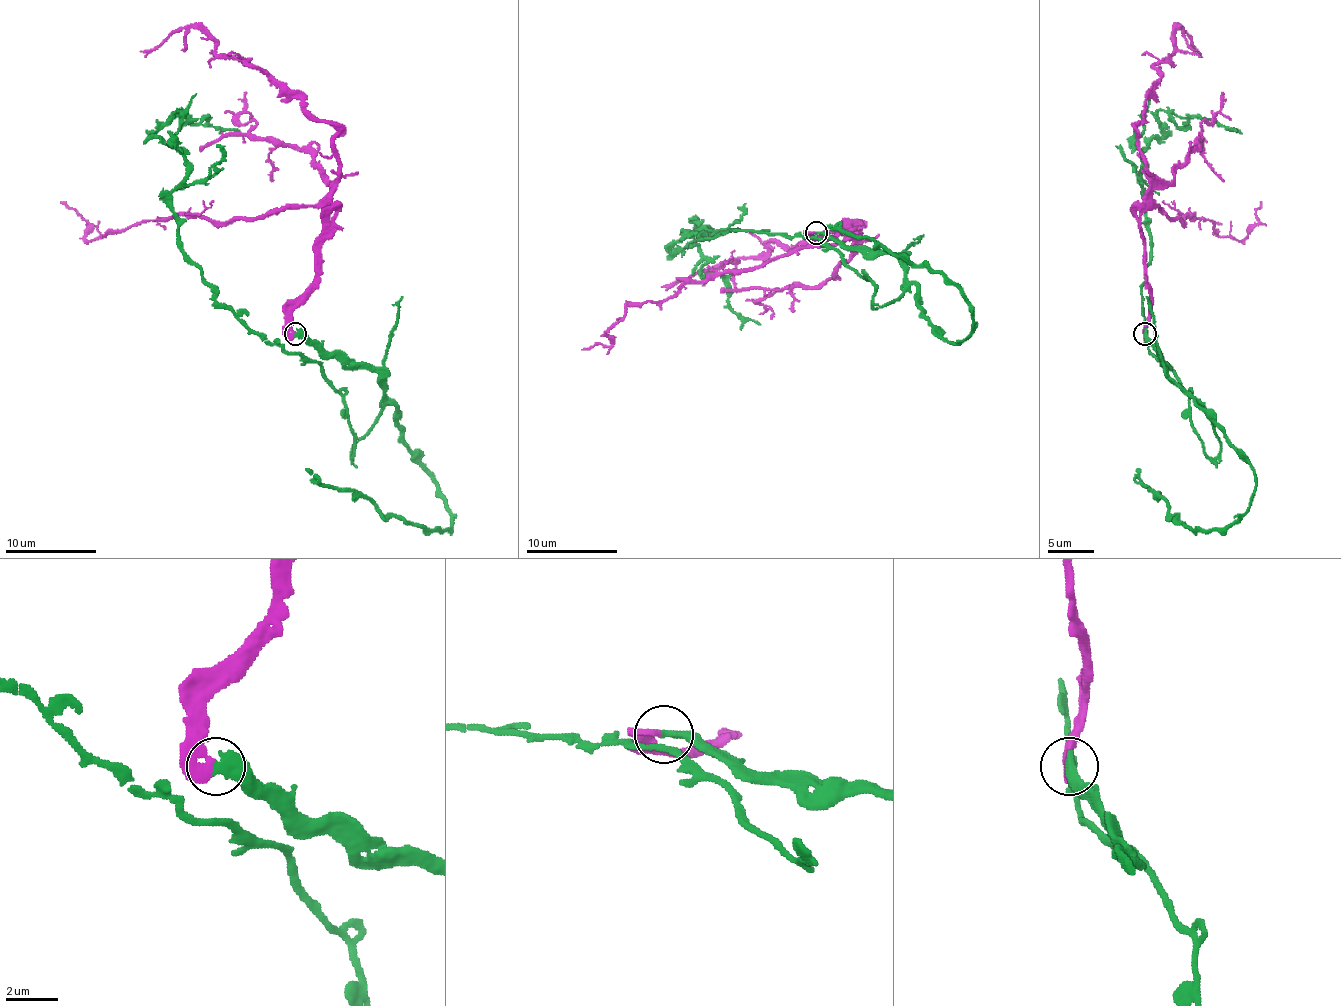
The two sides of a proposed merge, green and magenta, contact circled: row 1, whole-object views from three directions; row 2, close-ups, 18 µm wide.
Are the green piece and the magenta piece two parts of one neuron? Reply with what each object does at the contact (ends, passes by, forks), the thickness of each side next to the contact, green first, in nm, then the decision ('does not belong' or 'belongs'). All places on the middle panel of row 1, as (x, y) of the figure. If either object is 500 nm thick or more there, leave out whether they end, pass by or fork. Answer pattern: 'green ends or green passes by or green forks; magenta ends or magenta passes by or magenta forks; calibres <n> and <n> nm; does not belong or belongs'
green ends; magenta ends; calibres 440 and 420 nm; belongs

